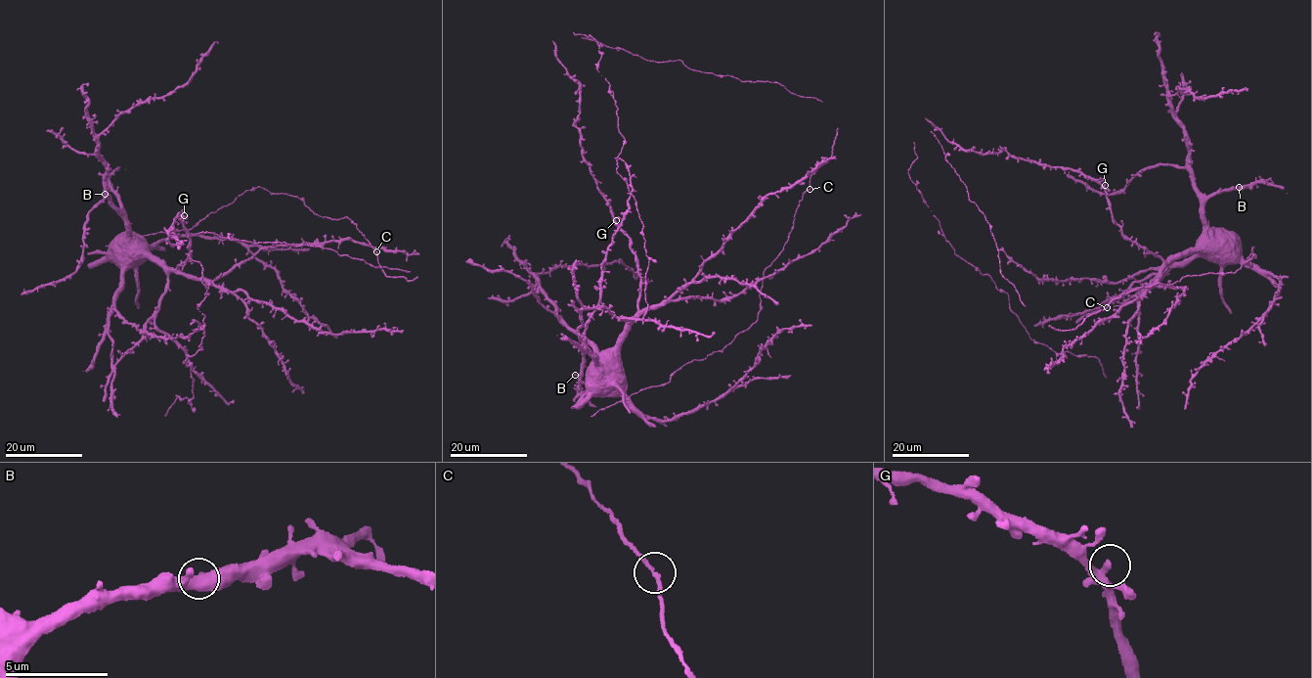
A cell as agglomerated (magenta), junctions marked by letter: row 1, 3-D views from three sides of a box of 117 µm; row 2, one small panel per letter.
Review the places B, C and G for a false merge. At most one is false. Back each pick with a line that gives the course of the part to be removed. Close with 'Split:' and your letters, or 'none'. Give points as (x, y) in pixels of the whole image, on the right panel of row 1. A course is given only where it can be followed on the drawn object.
Split: none

